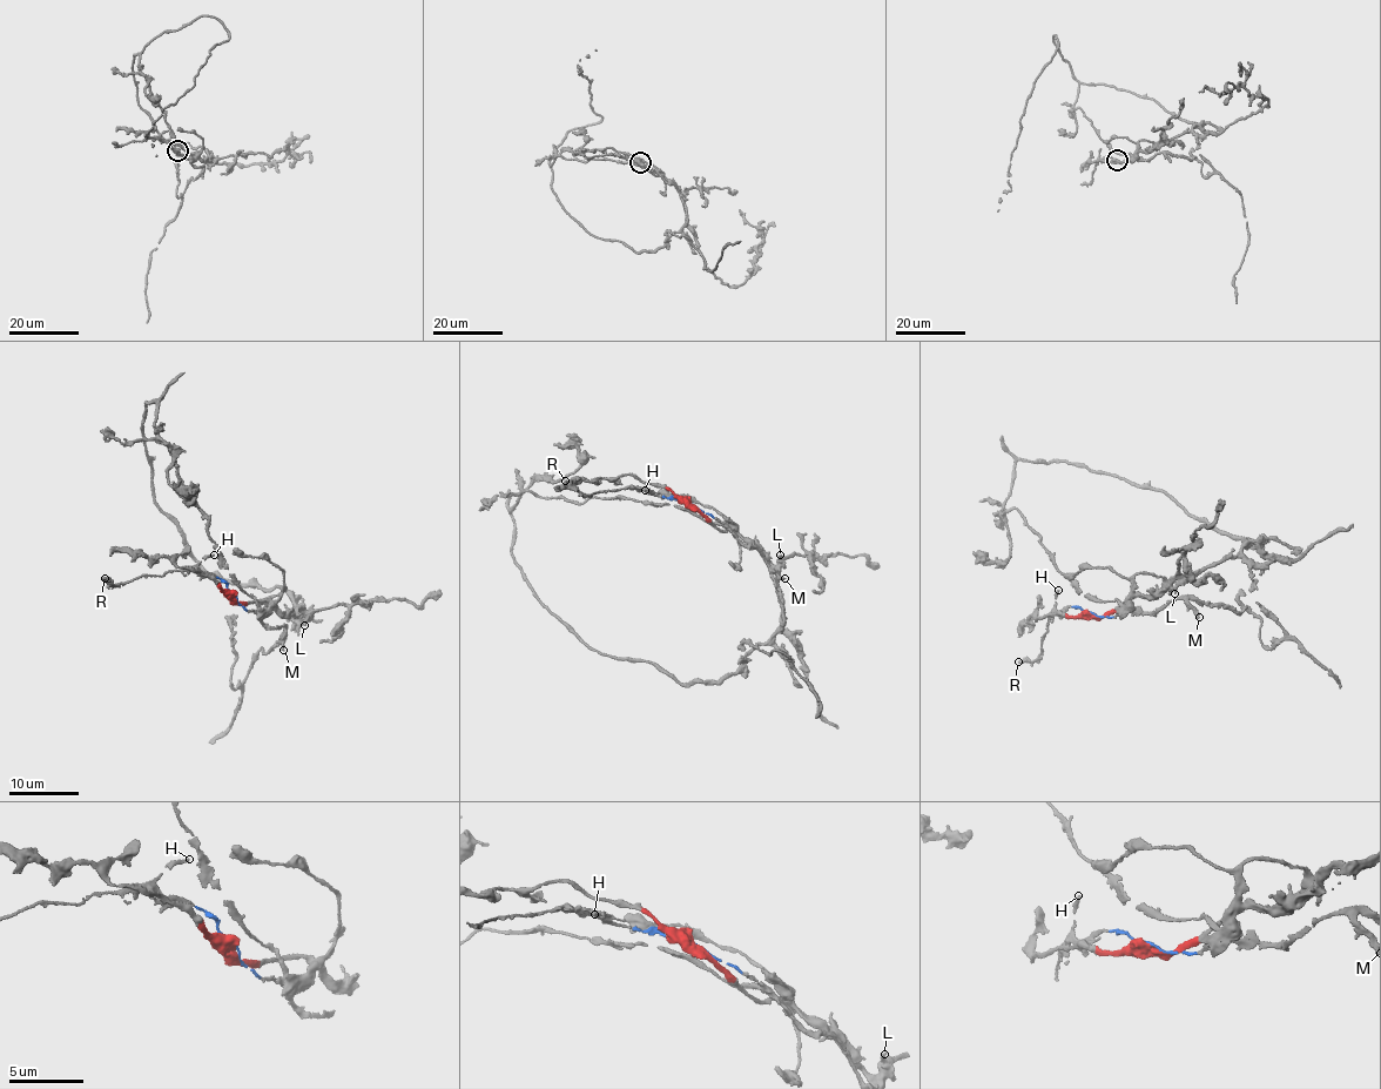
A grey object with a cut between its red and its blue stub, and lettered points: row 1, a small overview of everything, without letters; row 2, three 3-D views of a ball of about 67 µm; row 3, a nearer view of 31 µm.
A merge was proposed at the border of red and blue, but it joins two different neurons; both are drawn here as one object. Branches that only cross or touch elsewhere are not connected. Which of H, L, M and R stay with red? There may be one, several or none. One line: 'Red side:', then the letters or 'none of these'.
Red side: L

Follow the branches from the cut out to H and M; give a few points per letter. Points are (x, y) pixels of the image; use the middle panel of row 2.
H: (688, 504), (644, 490)
M: (688, 504), (722, 522), (745, 544), (759, 546), (769, 566), (785, 578)

